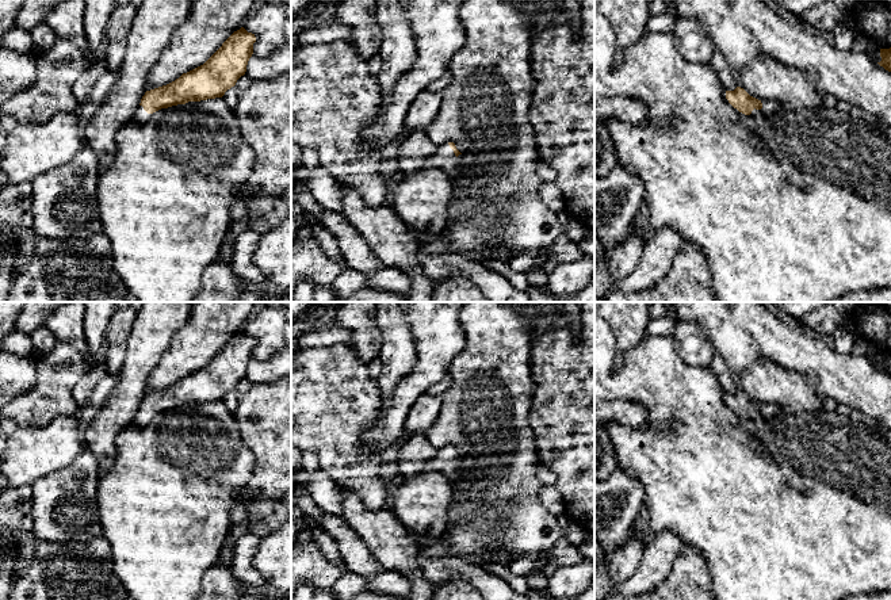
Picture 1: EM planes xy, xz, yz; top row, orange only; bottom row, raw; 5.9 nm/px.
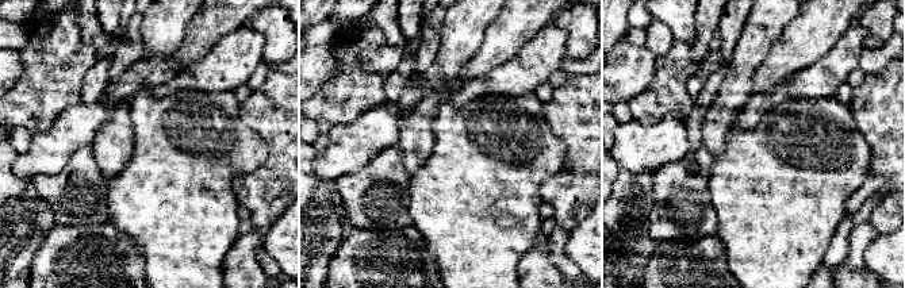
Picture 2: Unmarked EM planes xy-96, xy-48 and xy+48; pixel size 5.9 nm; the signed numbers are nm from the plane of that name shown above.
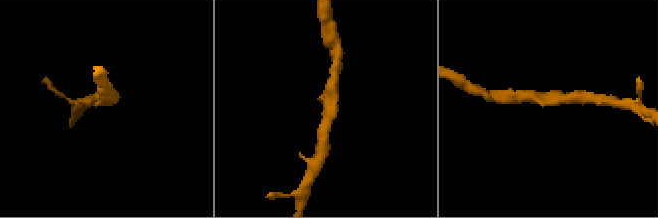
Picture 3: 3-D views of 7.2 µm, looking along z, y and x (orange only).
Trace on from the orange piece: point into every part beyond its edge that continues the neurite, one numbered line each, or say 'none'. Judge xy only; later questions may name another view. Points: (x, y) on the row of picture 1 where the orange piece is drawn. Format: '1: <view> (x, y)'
1: xy (140, 115)

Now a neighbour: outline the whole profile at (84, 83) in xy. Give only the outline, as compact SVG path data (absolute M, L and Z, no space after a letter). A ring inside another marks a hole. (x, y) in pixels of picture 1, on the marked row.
M92 60L88 69L76 80L73 85L73 95L80 104L87 103L89 91L97 79L107 70L104 61Z

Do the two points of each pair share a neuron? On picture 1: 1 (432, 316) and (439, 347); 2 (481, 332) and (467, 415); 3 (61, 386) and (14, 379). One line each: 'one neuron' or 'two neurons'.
1: one neuron
2: one neuron
3: two neurons

